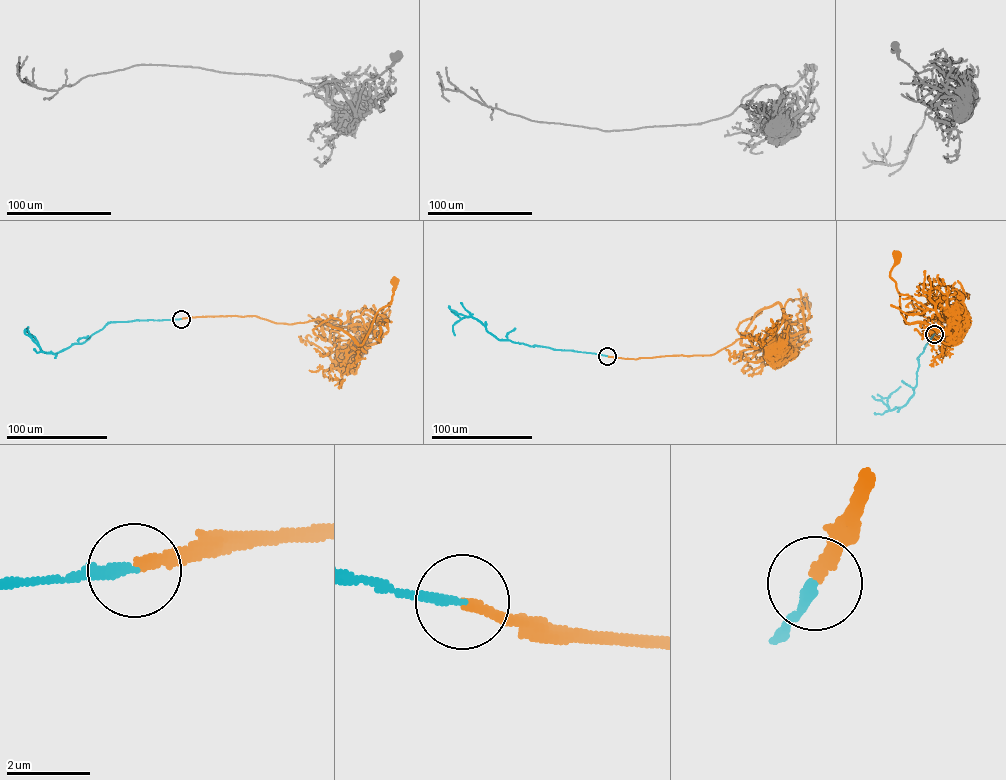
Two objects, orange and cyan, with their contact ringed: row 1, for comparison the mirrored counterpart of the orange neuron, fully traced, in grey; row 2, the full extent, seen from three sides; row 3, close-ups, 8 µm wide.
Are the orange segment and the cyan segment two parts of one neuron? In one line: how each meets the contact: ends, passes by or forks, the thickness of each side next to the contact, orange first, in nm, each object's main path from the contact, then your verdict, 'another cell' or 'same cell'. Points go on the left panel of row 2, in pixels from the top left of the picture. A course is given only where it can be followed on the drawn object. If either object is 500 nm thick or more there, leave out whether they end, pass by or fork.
orange ends; cyan ends; calibres 220 and 220 nm; course orange (181, 319), (255, 316), (289, 324), (318, 318), (343, 330), (360, 345), (374, 315), (392, 300), (394, 282); course cyan (181, 319), (108, 322), (84, 342), (73, 343), (55, 354), (43, 352), (35, 338), (26, 331), (28, 327); same cell

